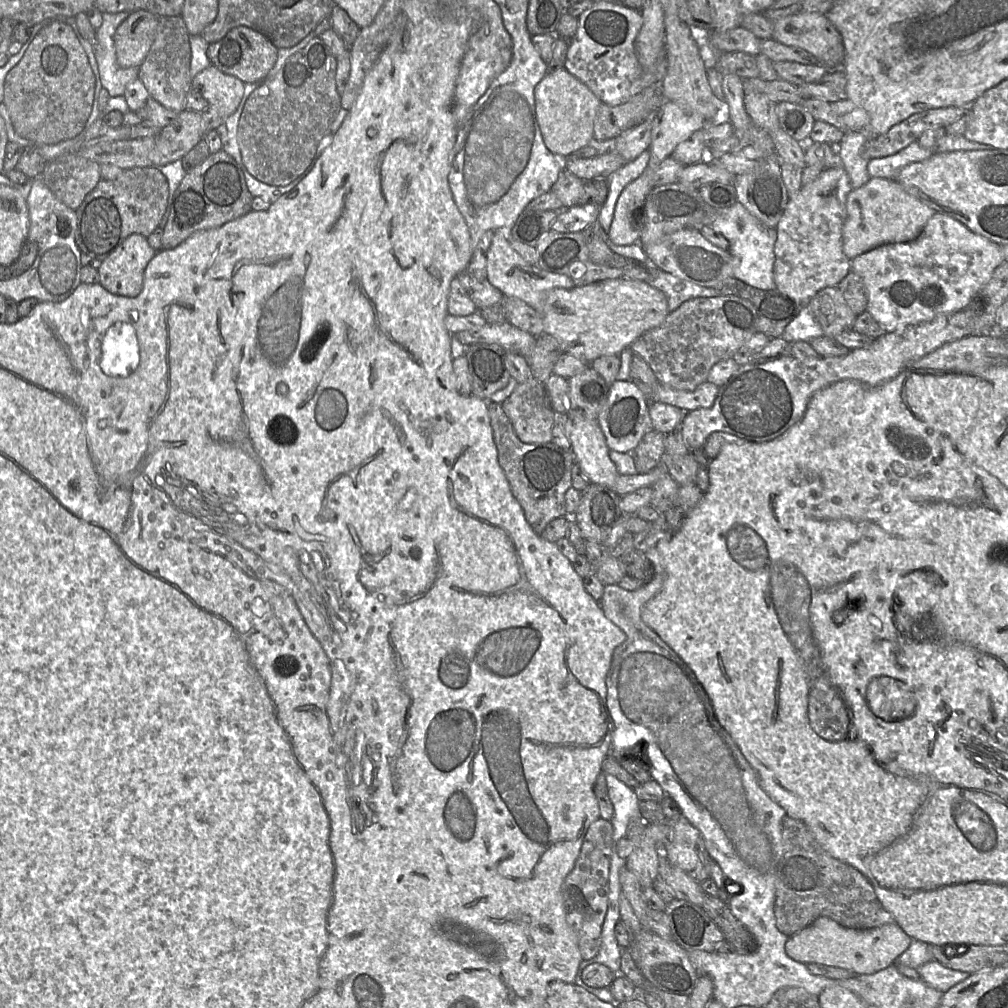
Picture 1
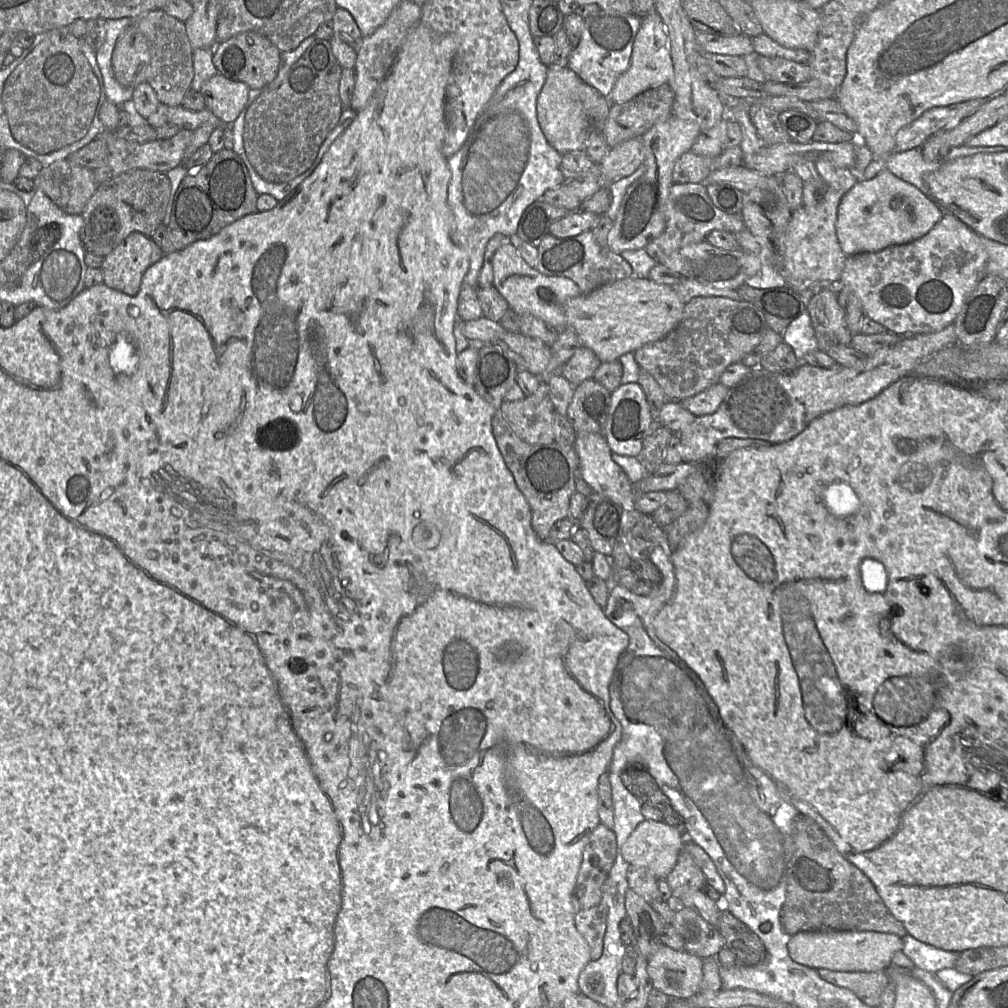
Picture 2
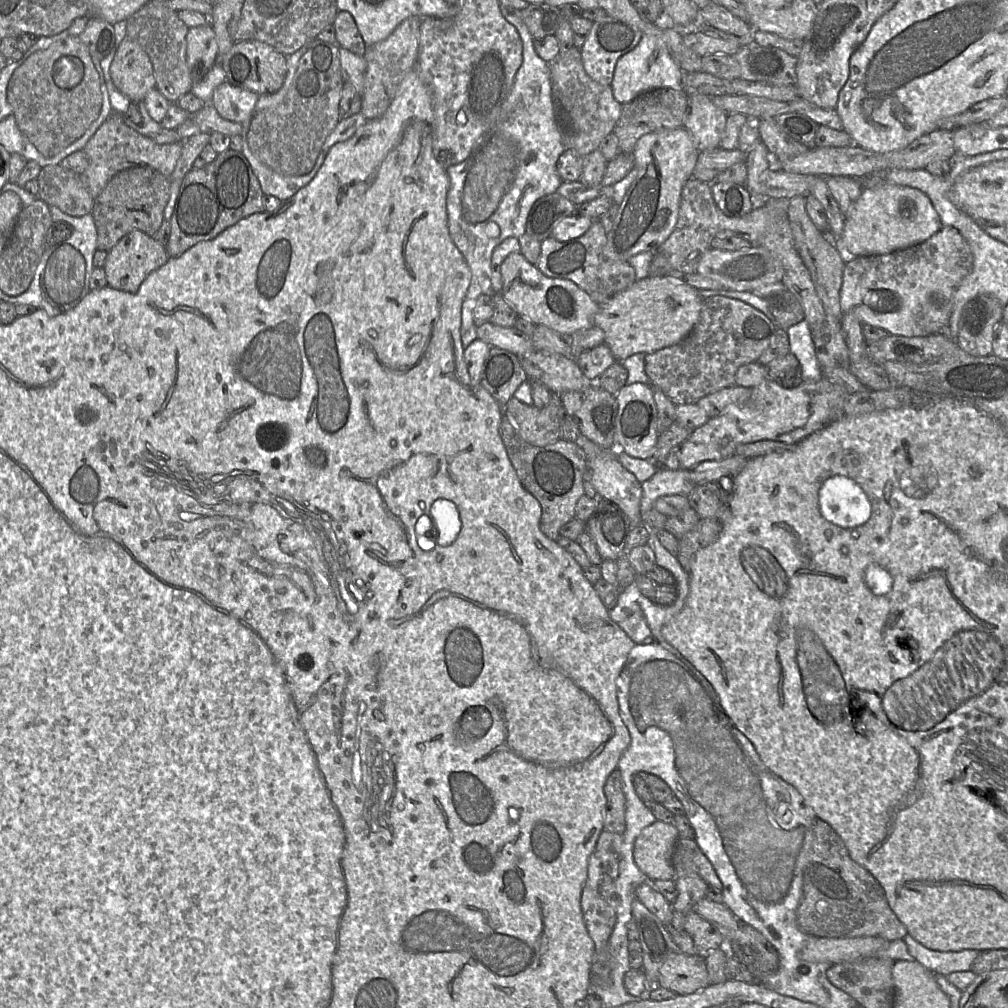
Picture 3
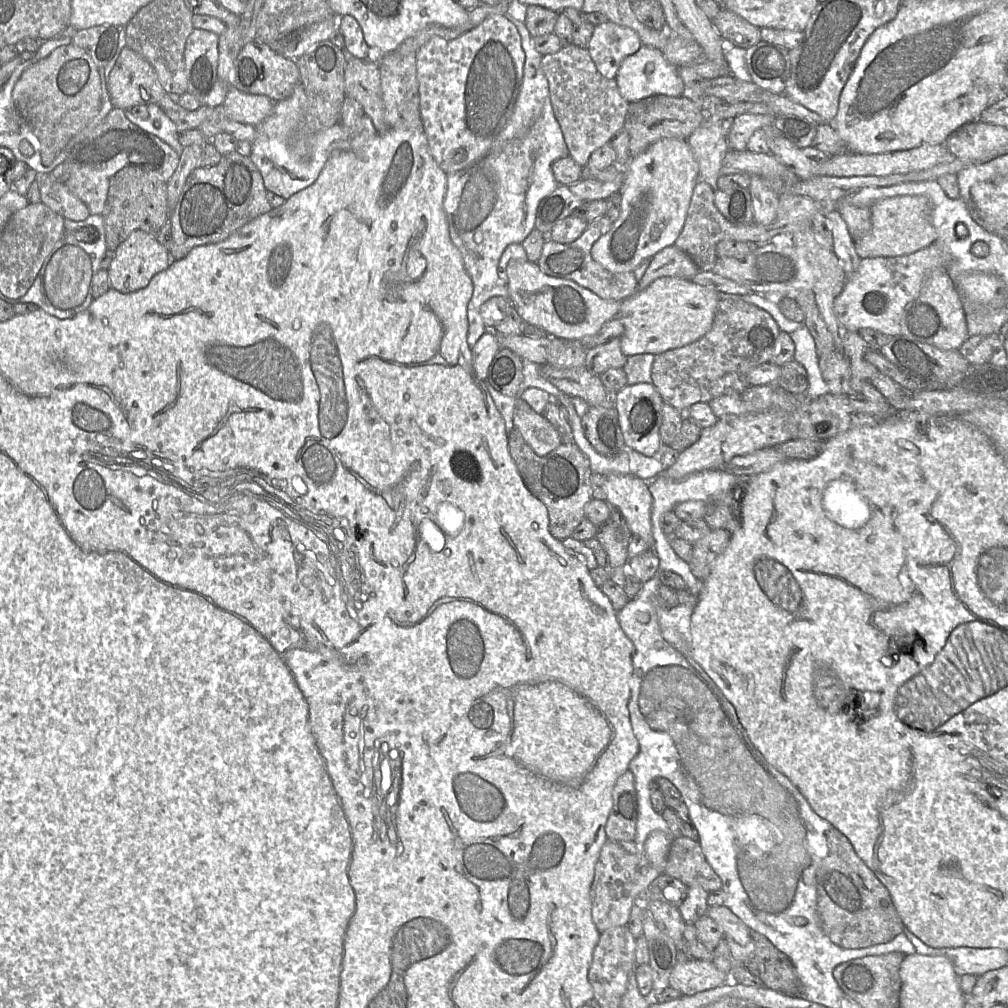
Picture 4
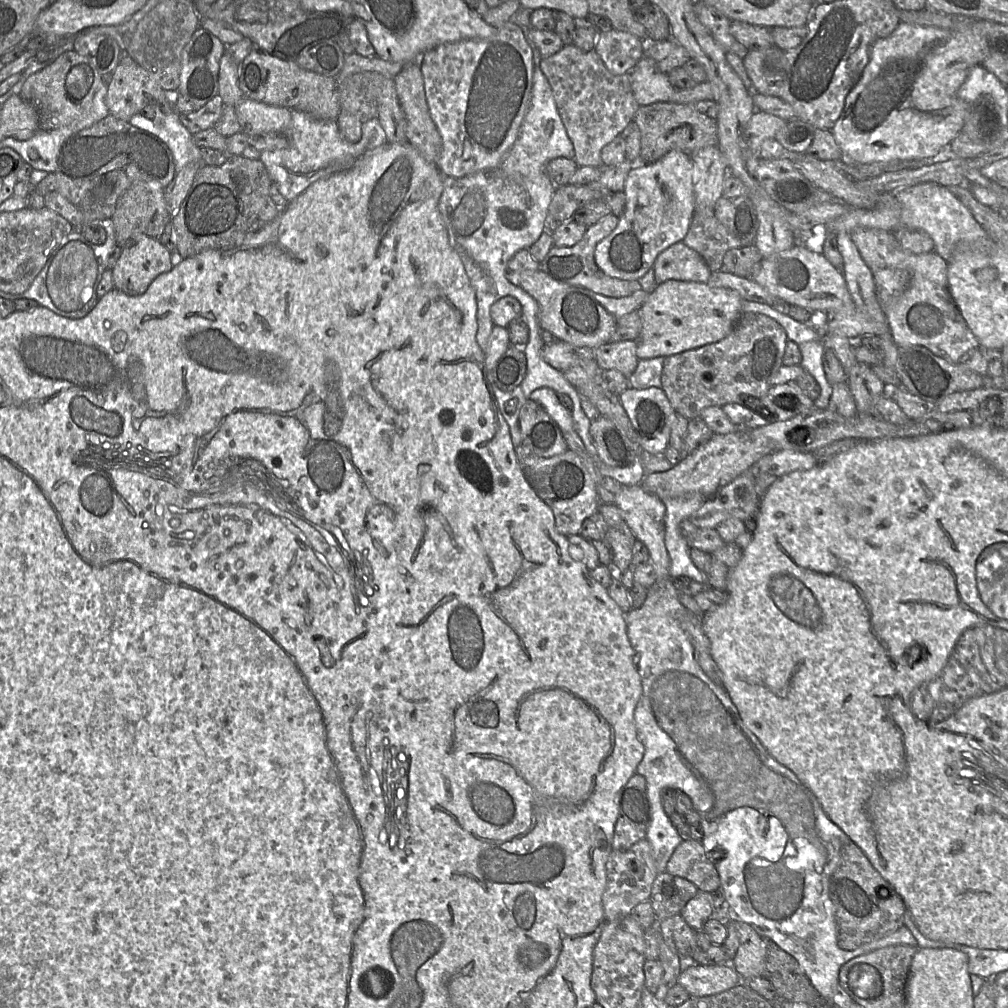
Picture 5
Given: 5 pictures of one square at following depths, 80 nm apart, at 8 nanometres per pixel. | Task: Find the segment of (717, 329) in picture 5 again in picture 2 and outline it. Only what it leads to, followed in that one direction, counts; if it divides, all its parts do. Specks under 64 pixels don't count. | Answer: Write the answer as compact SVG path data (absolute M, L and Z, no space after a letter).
M632 276L569 299L565 329L575 331L582 347L592 350L602 363L617 361L623 354L665 338L678 325L685 304L671 285Z

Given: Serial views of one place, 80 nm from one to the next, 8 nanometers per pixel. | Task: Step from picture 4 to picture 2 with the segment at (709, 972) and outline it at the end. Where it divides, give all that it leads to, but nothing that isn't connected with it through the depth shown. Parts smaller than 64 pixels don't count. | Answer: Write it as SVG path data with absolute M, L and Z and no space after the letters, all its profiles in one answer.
M662 944L647 959L647 971L654 988L670 998L687 999L700 992L703 964L697 955Z

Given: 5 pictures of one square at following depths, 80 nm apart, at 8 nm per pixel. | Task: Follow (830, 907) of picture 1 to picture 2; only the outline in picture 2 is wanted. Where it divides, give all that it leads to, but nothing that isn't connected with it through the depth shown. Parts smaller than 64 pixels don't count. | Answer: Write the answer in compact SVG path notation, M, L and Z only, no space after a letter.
M798 815L791 836L793 854L787 869L786 899L780 911L780 922L787 933L875 931L901 938L908 934L903 923L887 908L872 881L837 850L816 822Z

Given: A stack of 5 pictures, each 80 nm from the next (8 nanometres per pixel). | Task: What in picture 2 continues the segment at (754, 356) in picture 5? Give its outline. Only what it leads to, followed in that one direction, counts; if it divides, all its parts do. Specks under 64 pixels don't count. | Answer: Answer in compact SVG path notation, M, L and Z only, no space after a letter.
M697 297L685 304L678 325L665 338L637 349L634 357L640 368L659 384L668 400L681 401L718 384L726 368L751 354L769 330L763 313L749 302L728 297Z

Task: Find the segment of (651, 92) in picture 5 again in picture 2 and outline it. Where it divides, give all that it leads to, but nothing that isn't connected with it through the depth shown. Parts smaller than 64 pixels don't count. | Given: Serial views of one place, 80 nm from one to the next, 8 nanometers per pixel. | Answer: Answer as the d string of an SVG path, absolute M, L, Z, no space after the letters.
M656 11L641 17L641 23L634 40L630 67L616 80L609 99L612 103L624 103L638 94L664 84L669 84L673 77L673 64L670 53L670 41Z

